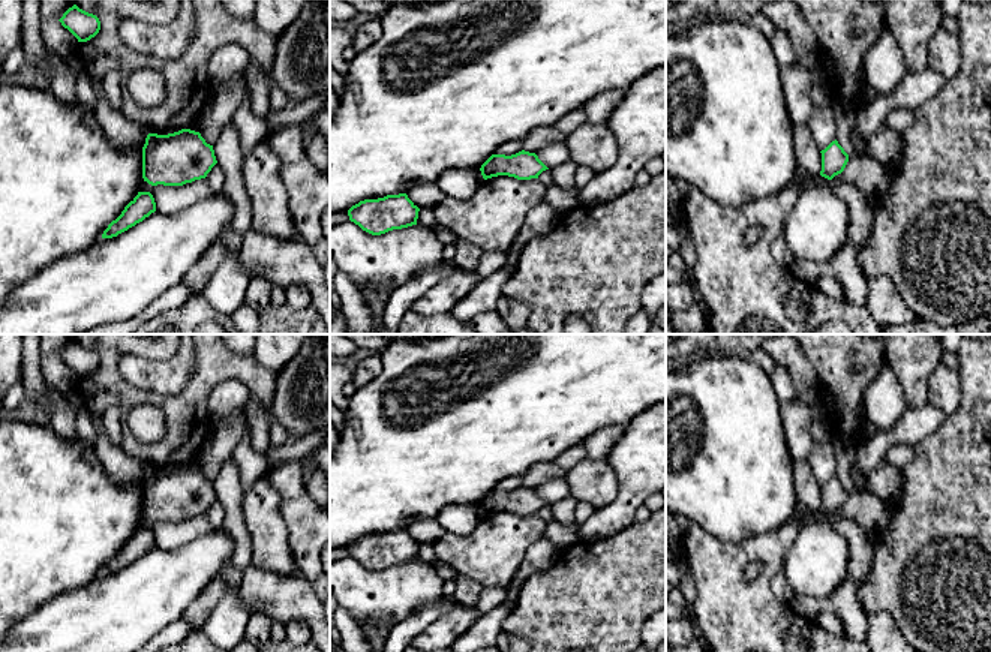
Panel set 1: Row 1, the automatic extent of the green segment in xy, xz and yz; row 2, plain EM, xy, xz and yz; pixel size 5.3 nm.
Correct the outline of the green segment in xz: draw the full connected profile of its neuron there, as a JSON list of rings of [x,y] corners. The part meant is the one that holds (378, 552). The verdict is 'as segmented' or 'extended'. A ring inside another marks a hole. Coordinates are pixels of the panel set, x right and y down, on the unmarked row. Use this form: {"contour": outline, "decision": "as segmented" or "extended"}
{"contour": [[[406,529],[364,535],[348,546],[349,556],[372,571],[417,561],[420,544]]], "decision": "as segmented"}

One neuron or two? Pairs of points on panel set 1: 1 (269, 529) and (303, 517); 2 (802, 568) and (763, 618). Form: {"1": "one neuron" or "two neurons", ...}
{"1": "two neurons", "2": "two neurons"}

